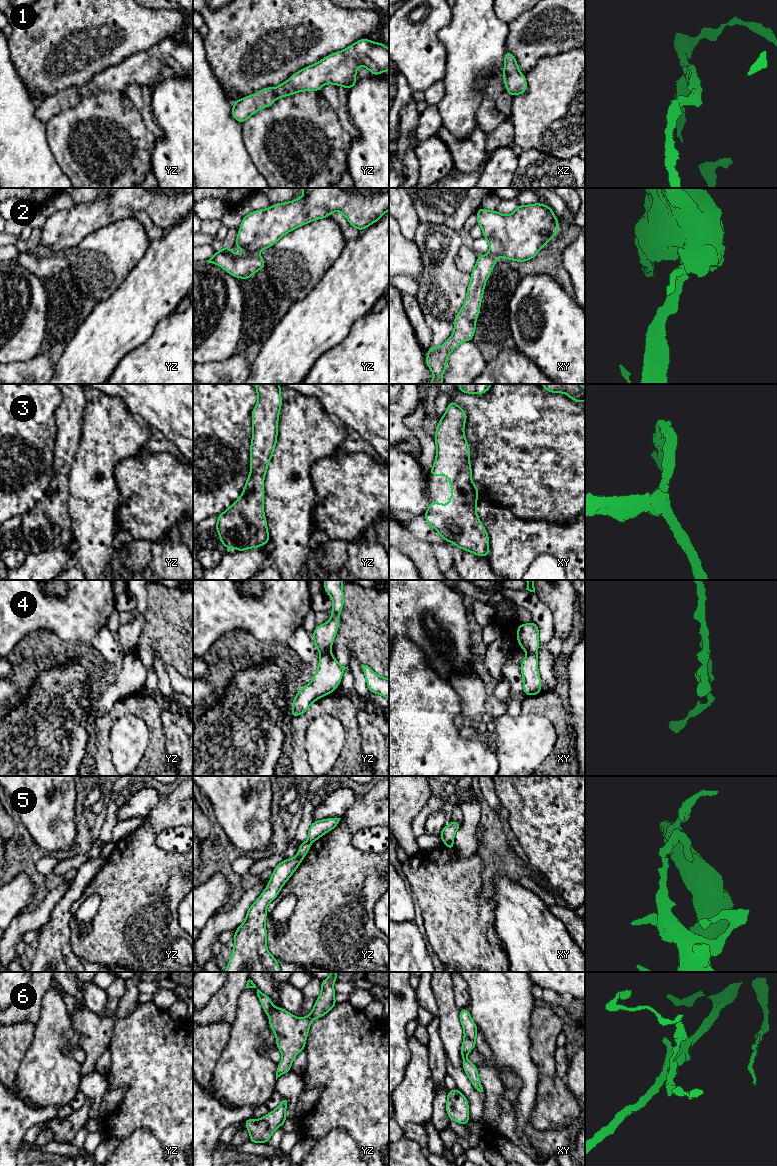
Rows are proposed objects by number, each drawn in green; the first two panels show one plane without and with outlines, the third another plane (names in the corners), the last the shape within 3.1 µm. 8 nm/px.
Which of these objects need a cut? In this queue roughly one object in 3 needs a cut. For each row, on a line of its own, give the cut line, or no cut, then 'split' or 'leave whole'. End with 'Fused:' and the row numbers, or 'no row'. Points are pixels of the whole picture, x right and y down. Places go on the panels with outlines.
1: no cut; leave whole
2: cut in yz along (244, 253), (258, 254); split
3: no cut; leave whole
4: cut in yz along (330, 651), (321, 654); split
5: cut in yz along (308, 840), (310, 843); split
6: no cut; leave whole
Fused: 2, 4, 5

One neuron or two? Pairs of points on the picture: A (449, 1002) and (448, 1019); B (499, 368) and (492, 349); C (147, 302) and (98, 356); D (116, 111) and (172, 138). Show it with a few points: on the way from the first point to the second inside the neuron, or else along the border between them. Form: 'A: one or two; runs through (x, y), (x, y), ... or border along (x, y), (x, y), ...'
A: one; runs through (448, 1006), (448, 1015)
B: two; border along (516, 349), (504, 349), (487, 361)
C: one; runs through (134, 315), (106, 343)
D: two; border along (157, 142), (152, 155), (151, 165)

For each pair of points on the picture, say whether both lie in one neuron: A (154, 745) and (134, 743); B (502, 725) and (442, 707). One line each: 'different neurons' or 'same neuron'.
A: different neurons
B: different neurons

